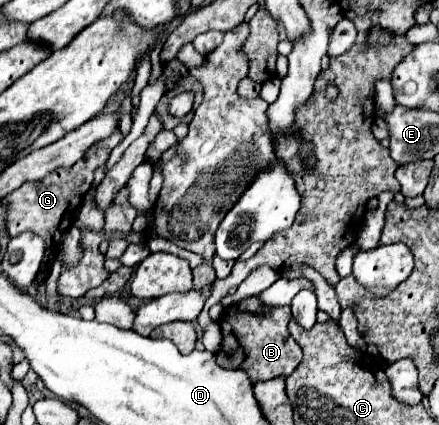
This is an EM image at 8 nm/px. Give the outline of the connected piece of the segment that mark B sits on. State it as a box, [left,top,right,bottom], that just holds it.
[216,296,302,384]

